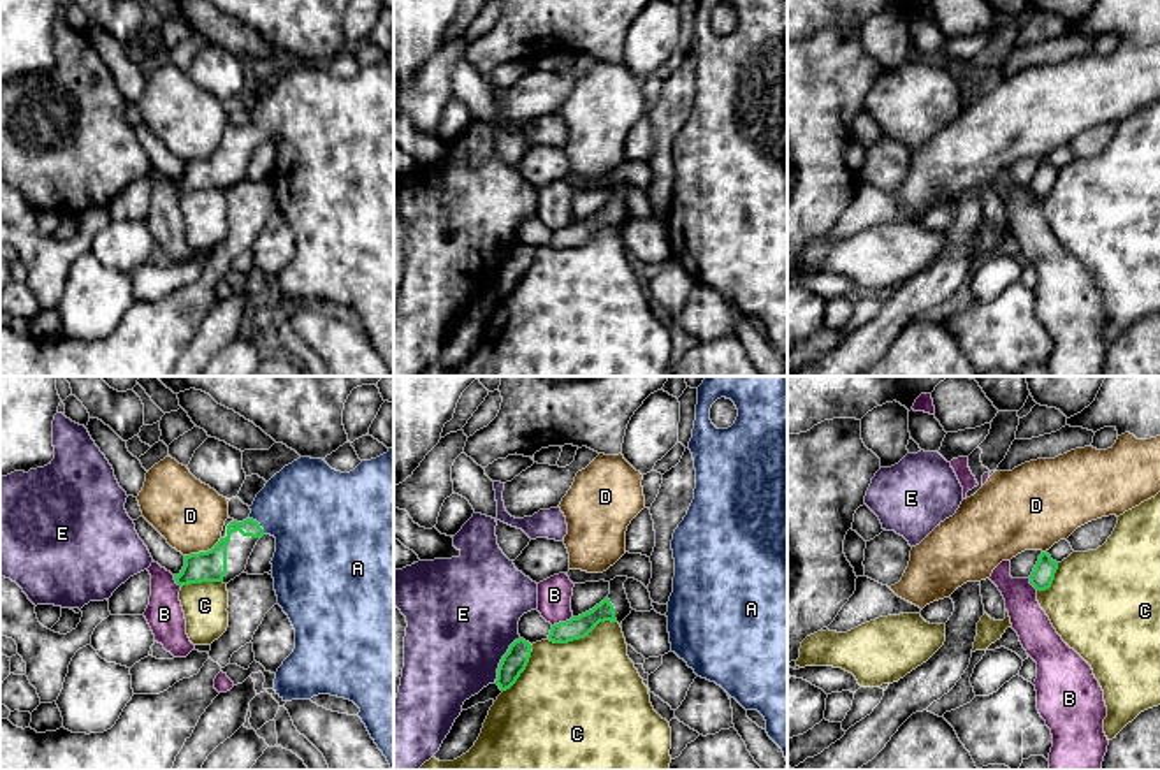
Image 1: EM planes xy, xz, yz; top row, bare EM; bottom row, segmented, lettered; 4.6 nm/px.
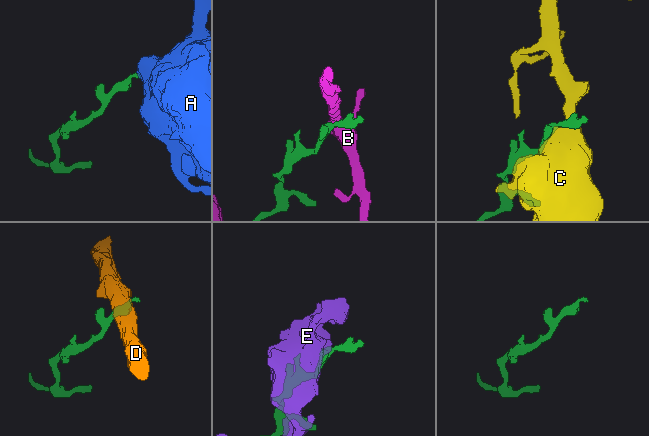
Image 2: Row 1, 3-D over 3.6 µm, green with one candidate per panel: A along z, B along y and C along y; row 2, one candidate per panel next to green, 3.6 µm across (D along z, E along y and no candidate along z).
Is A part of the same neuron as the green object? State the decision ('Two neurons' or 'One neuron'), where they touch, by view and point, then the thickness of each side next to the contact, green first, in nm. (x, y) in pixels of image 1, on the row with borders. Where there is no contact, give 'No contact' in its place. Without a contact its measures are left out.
One neuron. Touches green at xy (259, 524). Thickness 100 nm (green) against 420 nm

